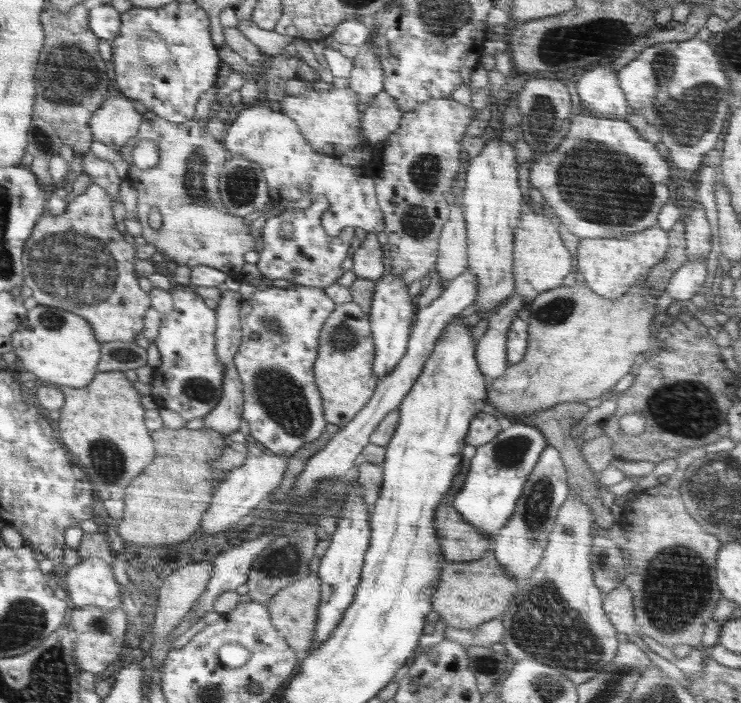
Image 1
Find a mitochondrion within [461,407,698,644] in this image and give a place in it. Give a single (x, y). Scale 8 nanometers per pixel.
(539, 499)

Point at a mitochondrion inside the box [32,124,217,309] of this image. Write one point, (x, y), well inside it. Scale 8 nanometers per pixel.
(196, 170)

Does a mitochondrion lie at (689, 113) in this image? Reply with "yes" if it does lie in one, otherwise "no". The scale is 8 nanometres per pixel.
yes

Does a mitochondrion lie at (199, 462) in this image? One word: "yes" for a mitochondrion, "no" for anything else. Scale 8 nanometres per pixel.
no

